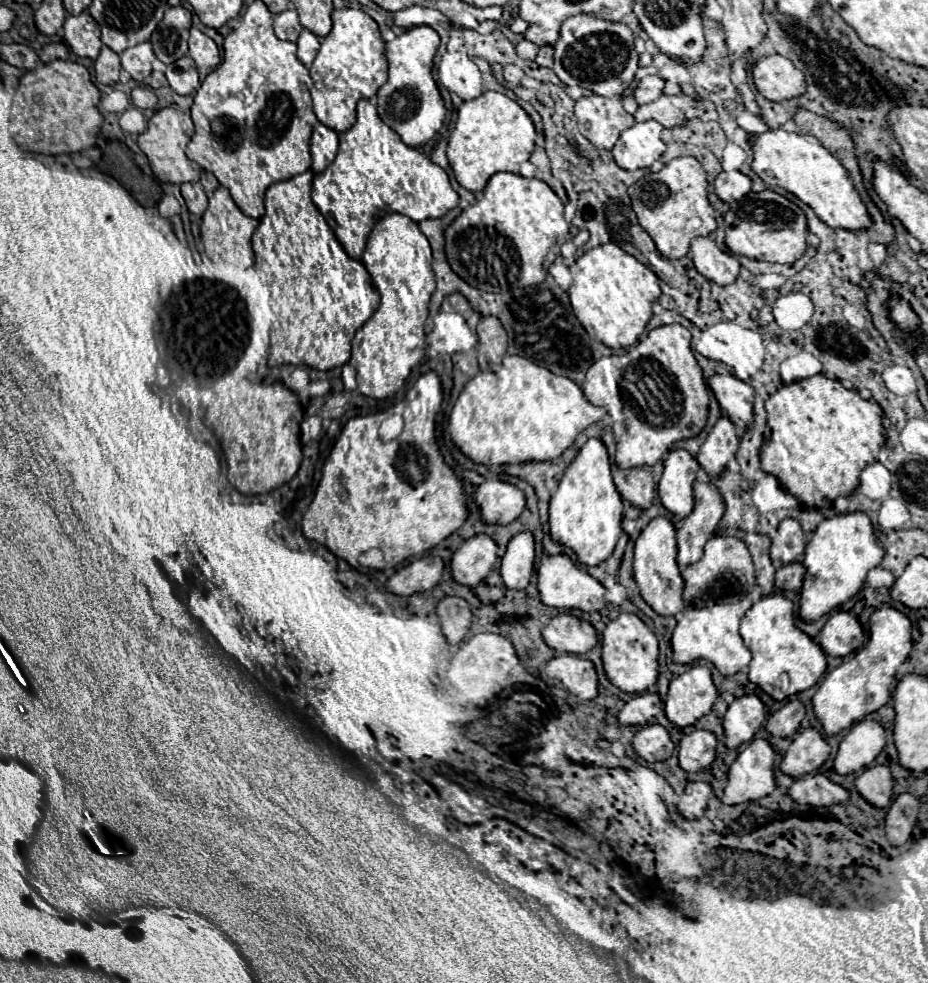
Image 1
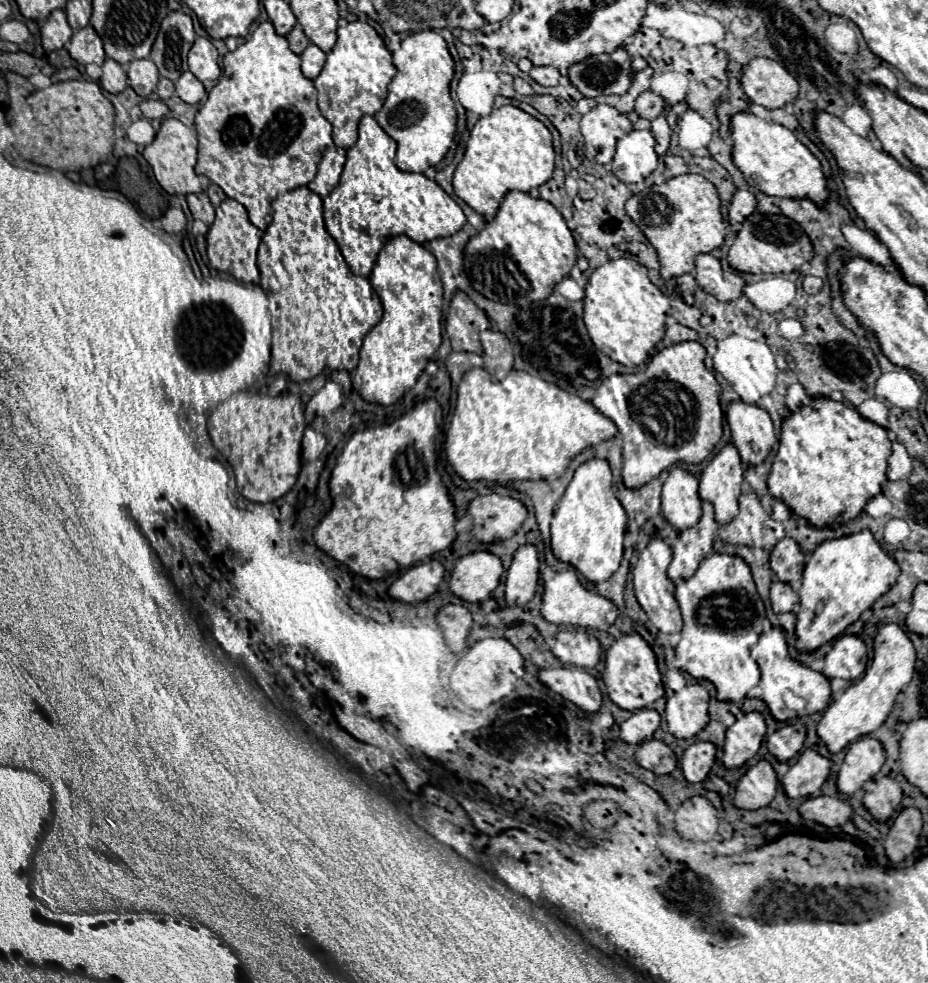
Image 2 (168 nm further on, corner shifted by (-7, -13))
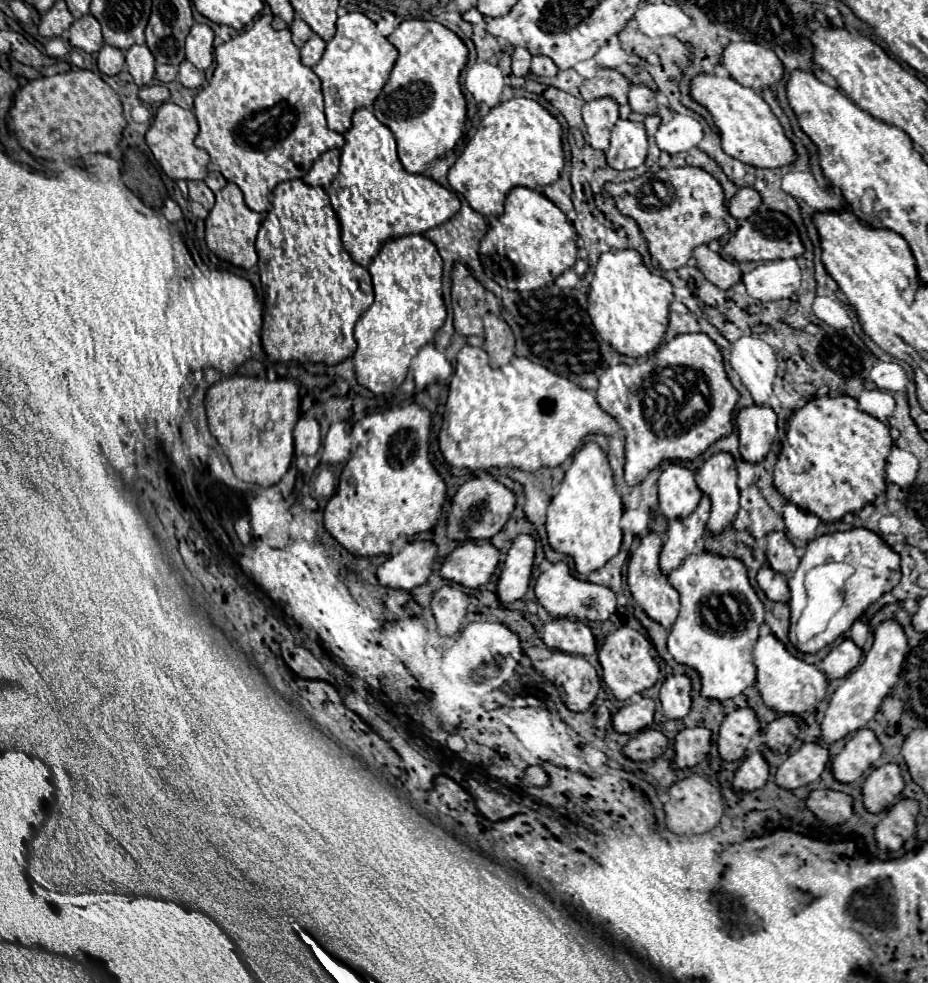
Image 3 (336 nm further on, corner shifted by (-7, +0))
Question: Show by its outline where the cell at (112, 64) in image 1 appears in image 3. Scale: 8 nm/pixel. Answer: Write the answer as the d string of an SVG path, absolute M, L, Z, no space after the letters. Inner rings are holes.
M104 45L98 53L98 69L104 75L118 75L124 67L124 51L112 47L112 45Z

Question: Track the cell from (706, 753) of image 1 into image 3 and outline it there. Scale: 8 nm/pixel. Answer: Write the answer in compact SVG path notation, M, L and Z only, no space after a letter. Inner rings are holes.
M706 727L682 729L674 741L674 751L676 751L674 763L676 765L672 767L684 769L684 767L694 767L702 763L710 751L710 745L712 745L712 735Z

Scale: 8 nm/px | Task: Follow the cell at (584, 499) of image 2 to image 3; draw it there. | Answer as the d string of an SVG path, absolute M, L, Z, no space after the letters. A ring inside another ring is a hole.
M586 443L572 459L566 471L560 491L552 497L546 513L548 543L558 553L572 557L578 573L592 573L612 559L622 543L622 501L614 487L612 467L608 457L596 443Z

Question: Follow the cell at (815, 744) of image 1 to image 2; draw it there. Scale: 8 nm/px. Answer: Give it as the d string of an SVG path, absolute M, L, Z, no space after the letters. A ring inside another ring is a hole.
M804 750L798 762L792 764L786 776L782 778L784 792L788 794L788 798L818 794L830 774L830 766L832 762L820 756L816 750Z

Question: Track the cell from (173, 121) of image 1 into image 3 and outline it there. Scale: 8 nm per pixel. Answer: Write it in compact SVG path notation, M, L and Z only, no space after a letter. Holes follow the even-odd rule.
M168 101L168 103L162 103L156 117L154 117L154 123L150 125L148 133L146 133L146 143L150 147L150 151L154 153L158 165L162 167L162 171L178 181L178 179L206 179L206 169L208 169L208 153L200 147L194 145L194 137L198 133L198 123L194 113L188 111L188 109L182 109L180 105Z

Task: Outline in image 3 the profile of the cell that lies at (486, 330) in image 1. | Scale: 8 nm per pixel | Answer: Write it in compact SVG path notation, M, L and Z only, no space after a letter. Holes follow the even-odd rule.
M488 313L484 315L484 333L484 349L490 355L494 367L504 367L514 357L514 333L510 325L502 317Z

